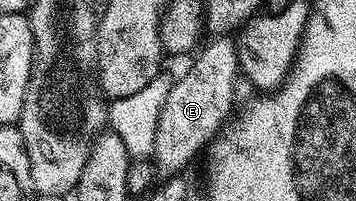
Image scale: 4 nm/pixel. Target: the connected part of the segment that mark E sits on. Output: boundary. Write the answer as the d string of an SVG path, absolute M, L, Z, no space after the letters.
M228 37L210 39L195 52L188 72L173 82L166 103L162 105L161 116L158 117L154 163L168 177L187 168L184 166L219 133L220 126L232 111L232 105L237 102L236 86L242 75L237 47L228 47Z

